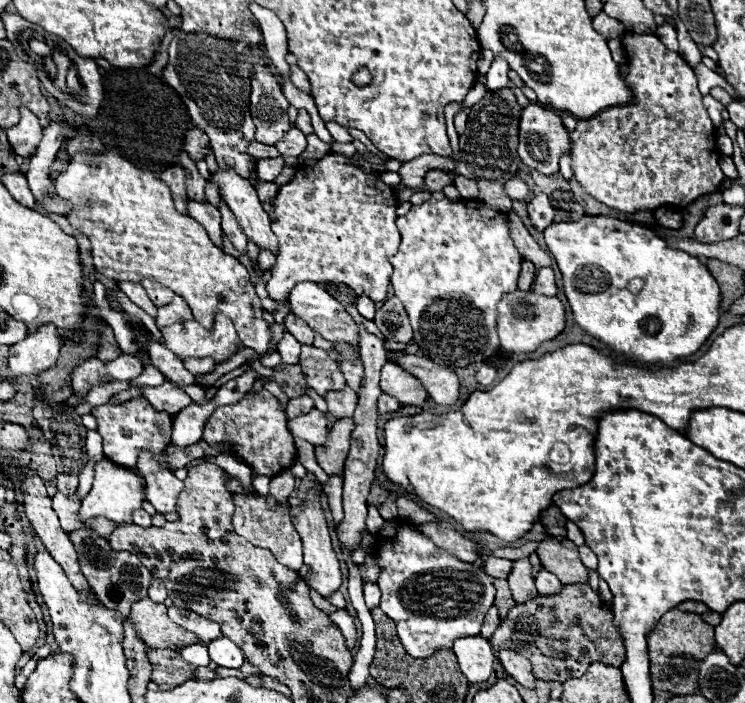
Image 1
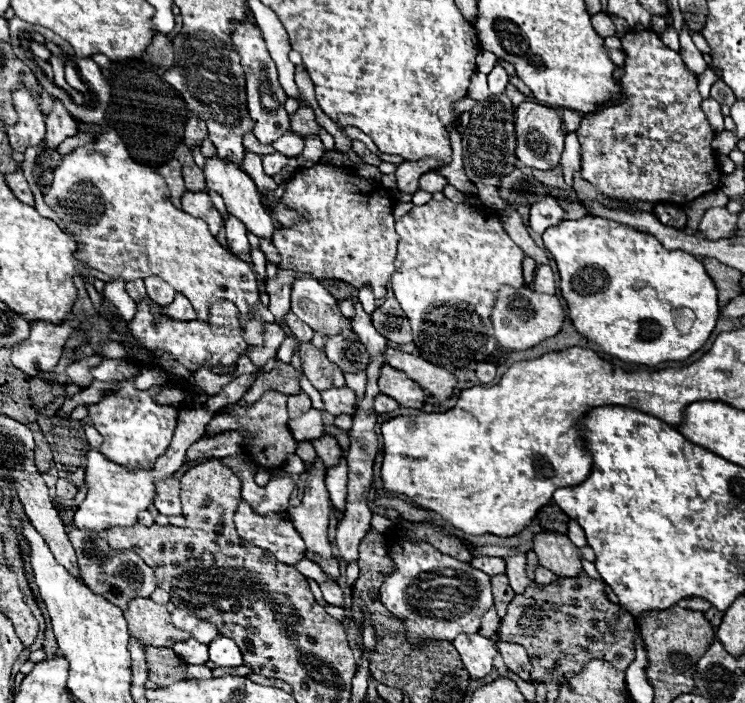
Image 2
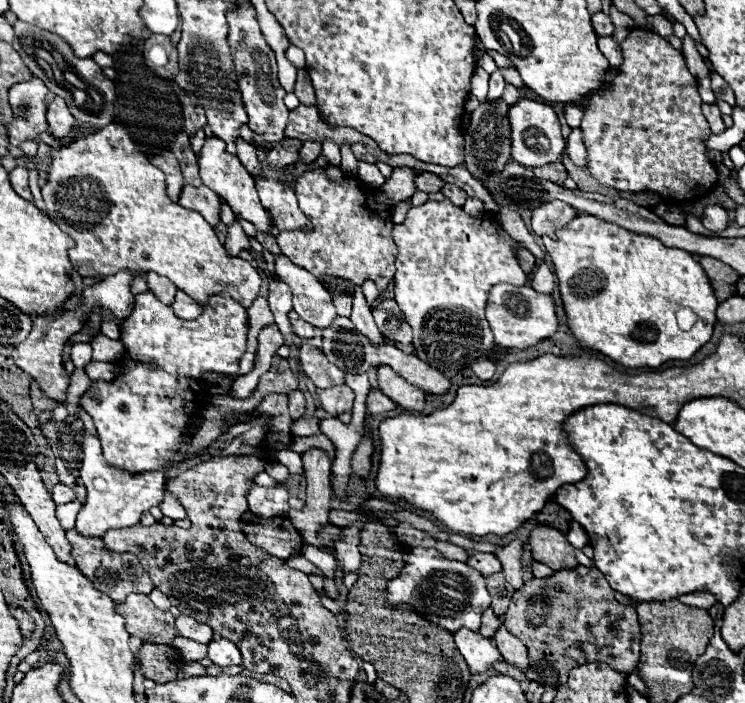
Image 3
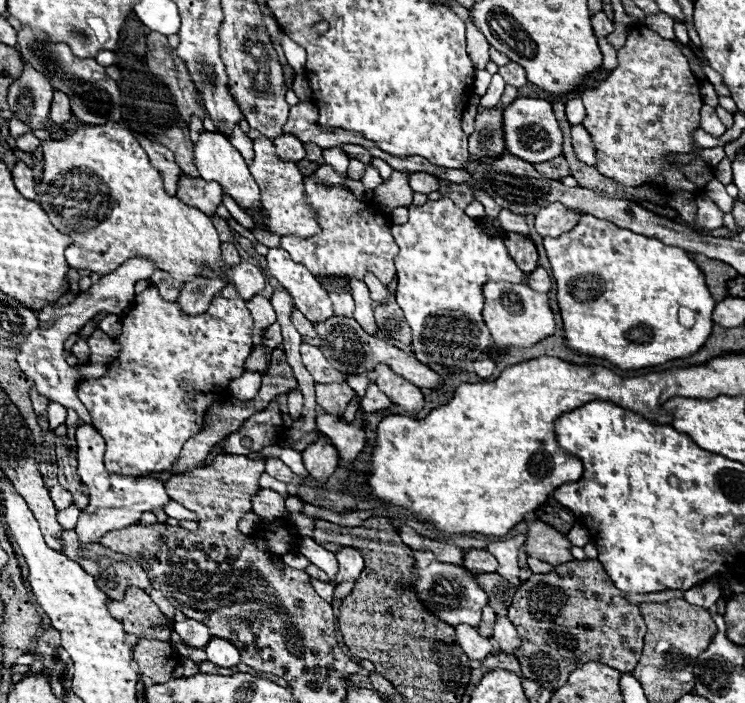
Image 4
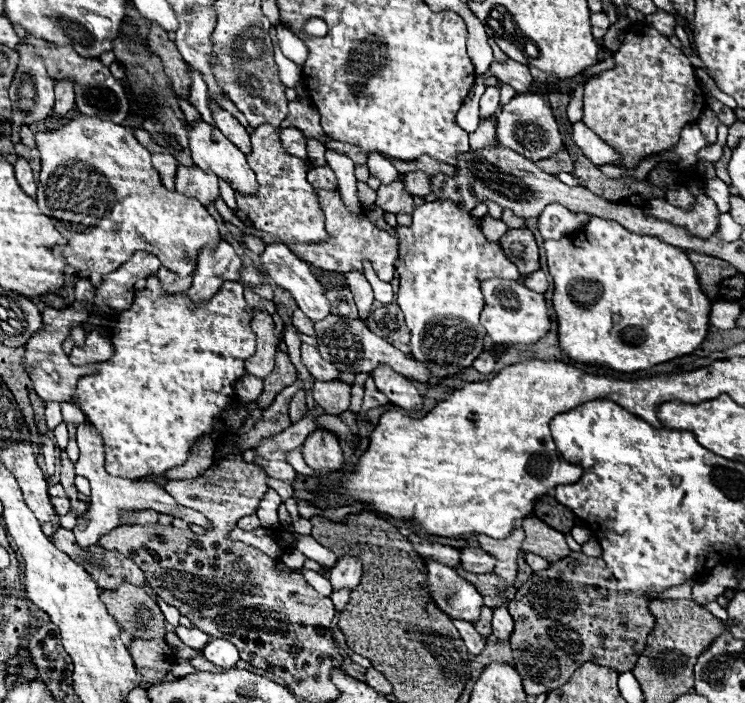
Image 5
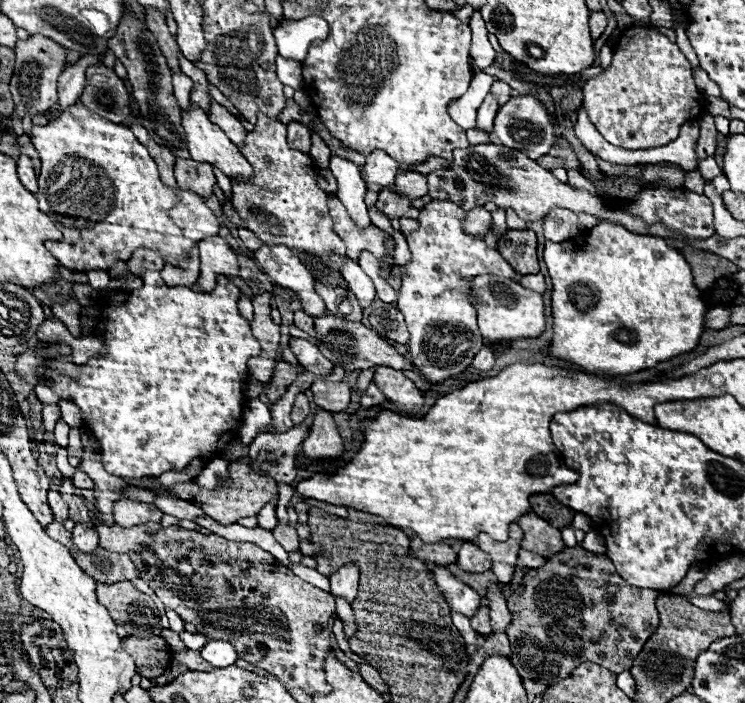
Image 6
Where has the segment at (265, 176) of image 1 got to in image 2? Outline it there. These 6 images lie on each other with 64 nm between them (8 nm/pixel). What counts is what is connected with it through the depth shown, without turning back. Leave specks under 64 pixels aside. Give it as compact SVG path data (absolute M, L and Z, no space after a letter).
M280 152L262 156L262 166L264 166L264 170L266 170L266 176L278 174L286 164L288 164L288 156L284 156L284 154L280 154Z

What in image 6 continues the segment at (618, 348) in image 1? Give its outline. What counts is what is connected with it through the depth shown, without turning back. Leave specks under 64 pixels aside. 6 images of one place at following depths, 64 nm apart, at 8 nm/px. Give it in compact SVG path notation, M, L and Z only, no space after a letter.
M600 220L578 238L544 244L544 262L552 278L554 340L548 354L588 370L610 374L634 374L652 368L698 346L704 332L706 302L694 286L692 270L678 248L664 238L632 234L624 226Z

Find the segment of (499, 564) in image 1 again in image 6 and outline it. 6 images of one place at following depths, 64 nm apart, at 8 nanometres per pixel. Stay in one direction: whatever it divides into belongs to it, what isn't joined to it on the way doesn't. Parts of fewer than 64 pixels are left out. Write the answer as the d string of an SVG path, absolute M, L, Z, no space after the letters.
M464 542L458 552L458 566L466 572L488 572L492 568L492 558L486 556L476 544Z

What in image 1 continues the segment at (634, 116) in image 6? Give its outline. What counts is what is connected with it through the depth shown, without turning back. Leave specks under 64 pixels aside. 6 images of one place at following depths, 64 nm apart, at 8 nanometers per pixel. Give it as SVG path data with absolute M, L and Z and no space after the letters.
M626 34L622 44L630 60L626 82L634 92L634 100L628 106L614 106L592 118L578 120L576 130L570 132L574 178L586 194L612 210L628 214L656 210L666 204L686 208L694 200L718 192L724 182L724 174L718 164L720 152L714 146L714 126L702 104L694 70L682 62L680 54L670 52L654 34Z

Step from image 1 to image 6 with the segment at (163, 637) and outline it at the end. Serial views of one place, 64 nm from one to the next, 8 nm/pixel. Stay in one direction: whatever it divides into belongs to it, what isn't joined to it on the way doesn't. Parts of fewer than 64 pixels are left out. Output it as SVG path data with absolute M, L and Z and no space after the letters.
M124 580L118 584L98 584L98 602L108 608L116 624L126 626L130 636L150 638L162 634L160 610L154 600L136 590L132 582Z

